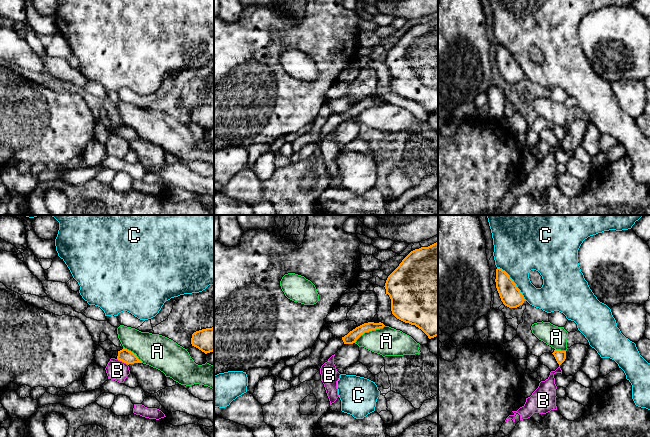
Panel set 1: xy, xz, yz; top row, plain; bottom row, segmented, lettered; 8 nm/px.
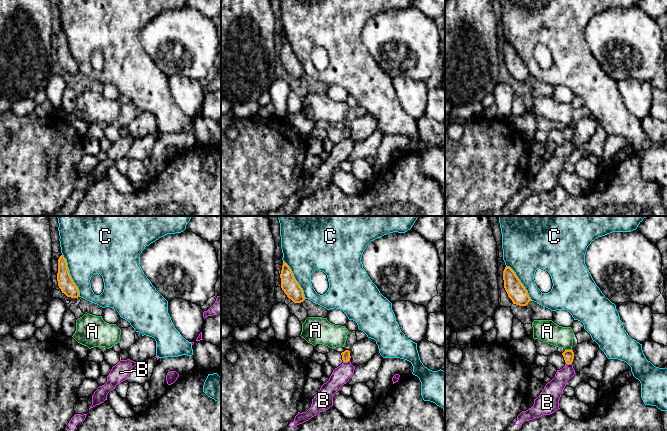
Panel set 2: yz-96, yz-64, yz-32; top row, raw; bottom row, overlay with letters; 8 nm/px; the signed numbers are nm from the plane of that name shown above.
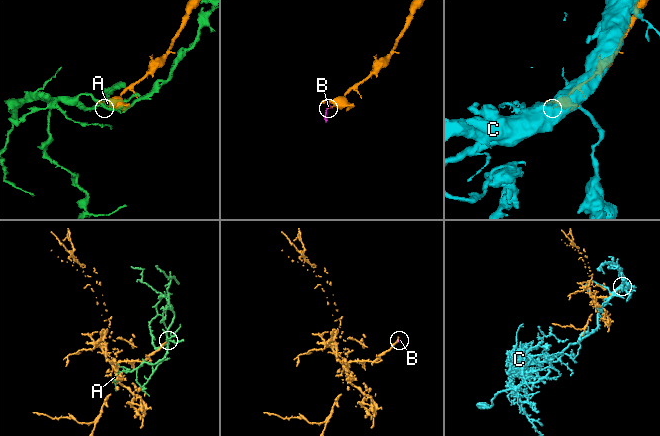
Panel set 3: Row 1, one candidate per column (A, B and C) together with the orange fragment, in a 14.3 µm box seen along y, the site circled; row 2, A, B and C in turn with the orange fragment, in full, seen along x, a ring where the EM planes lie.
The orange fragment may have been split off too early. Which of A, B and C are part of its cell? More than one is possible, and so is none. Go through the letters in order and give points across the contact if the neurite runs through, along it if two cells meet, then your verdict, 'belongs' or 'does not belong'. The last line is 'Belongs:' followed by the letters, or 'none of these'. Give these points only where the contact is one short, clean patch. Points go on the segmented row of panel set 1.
A: does not belong
B: along xy (117, 358), (128, 364) | does not belong
C: does not belong
Belongs: none of these

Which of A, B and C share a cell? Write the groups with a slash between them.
A / B / C

